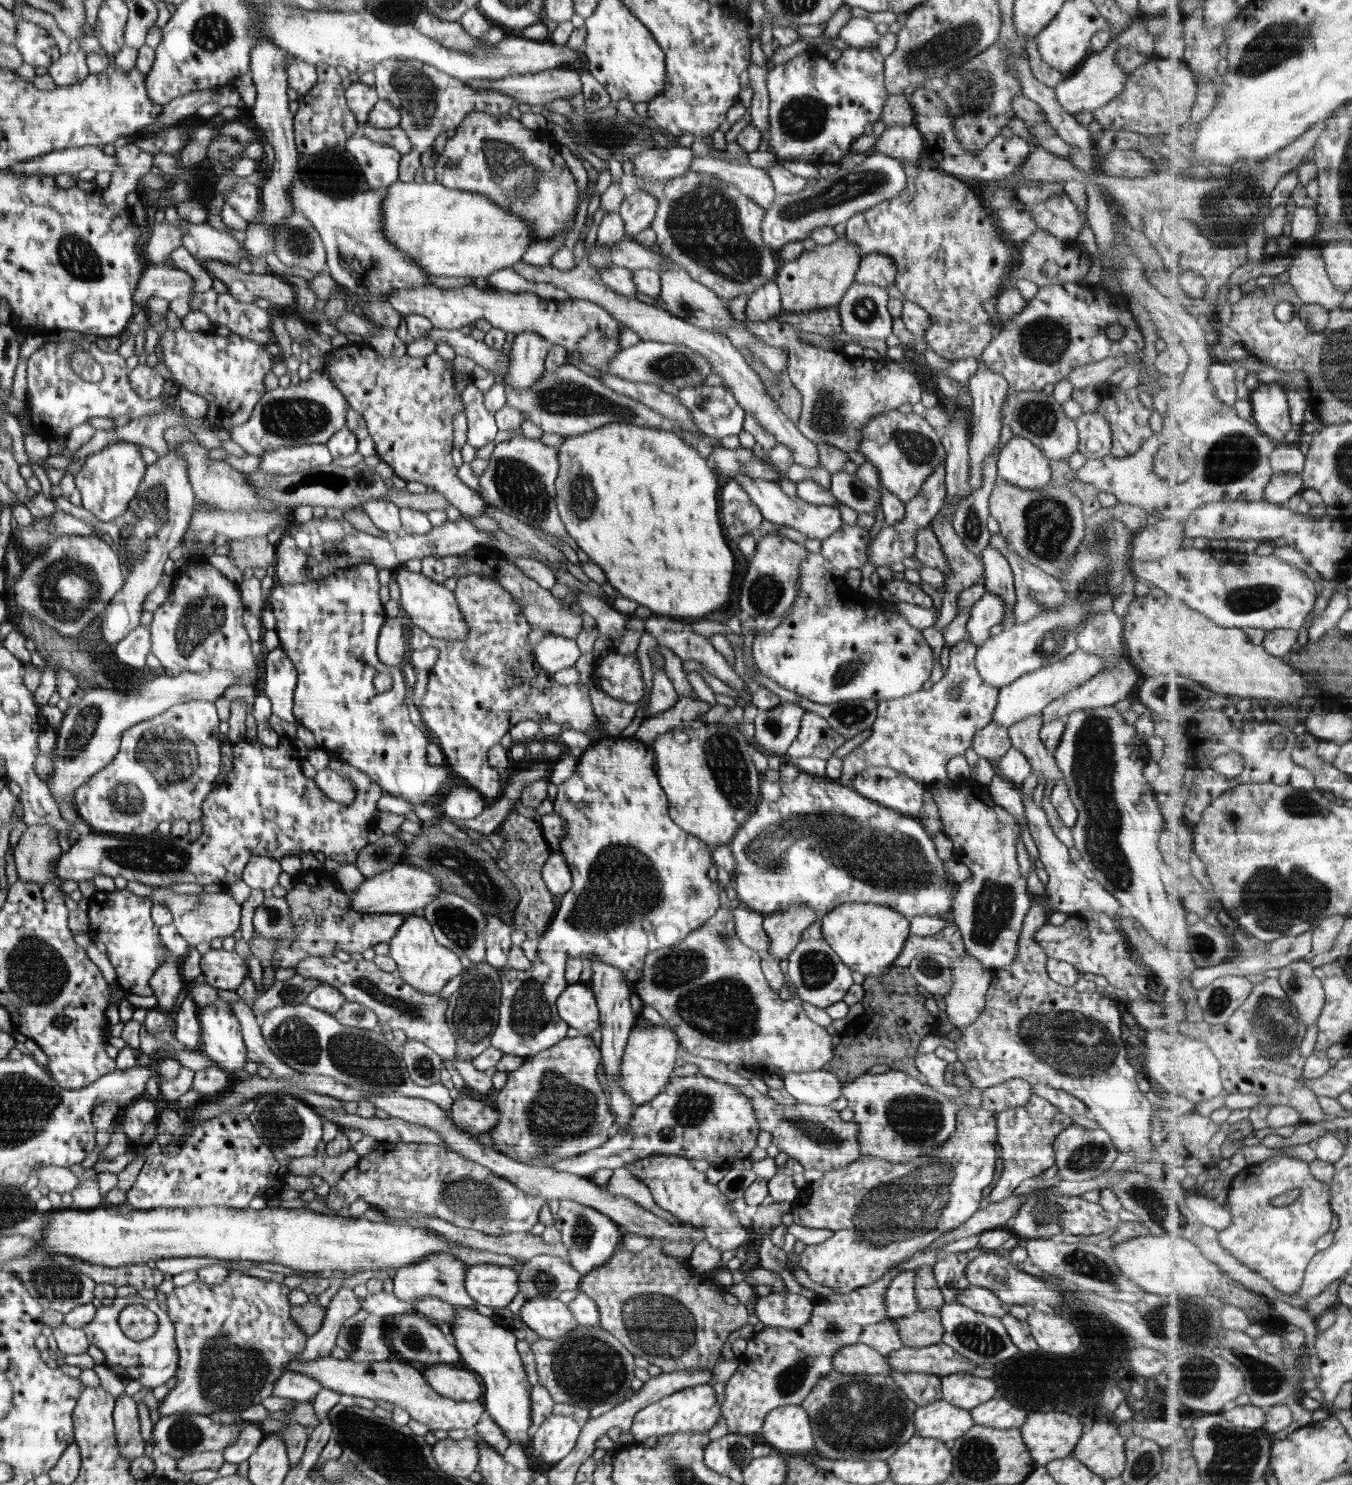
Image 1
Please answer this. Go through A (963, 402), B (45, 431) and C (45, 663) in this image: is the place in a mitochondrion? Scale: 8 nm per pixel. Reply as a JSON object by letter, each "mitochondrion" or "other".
{"A":"other","B":"other","C":"other"}

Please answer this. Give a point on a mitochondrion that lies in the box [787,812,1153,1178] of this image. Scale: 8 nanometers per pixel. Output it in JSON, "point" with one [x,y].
{"point":[1076,1046]}

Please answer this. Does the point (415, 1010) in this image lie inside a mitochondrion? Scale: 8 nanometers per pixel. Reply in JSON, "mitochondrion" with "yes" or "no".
{"mitochondrion":"yes"}

